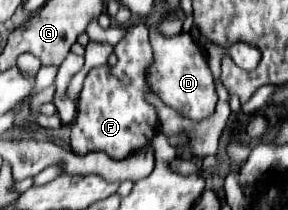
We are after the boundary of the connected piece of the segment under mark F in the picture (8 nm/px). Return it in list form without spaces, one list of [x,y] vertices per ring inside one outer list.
[[[141,22],[139,28],[135,28],[135,42],[121,40],[121,46],[125,48],[119,48],[119,60],[115,66],[105,64],[91,68],[85,76],[77,102],[77,124],[71,132],[71,148],[77,154],[105,152],[111,158],[125,158],[133,150],[149,146],[157,134],[157,110],[145,100],[147,94],[153,92],[147,80],[147,66],[153,62],[147,26]]]

